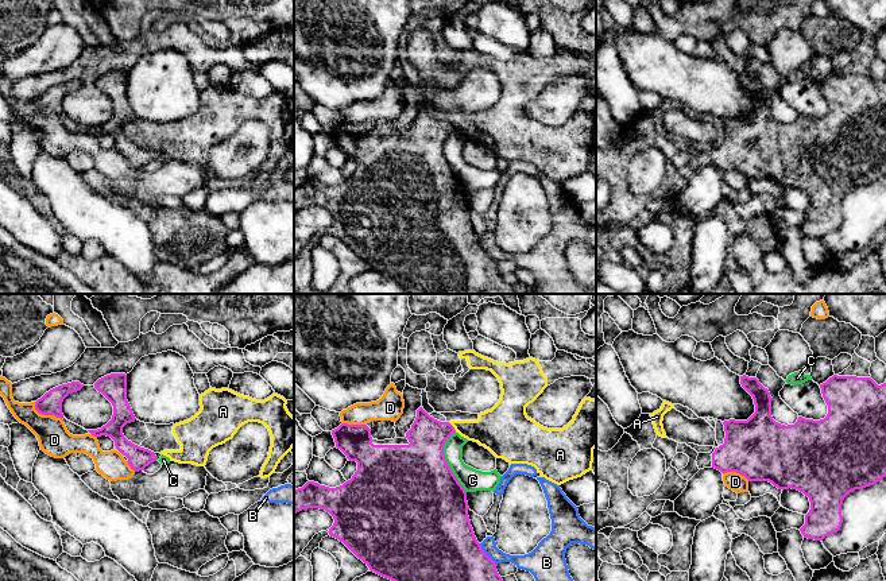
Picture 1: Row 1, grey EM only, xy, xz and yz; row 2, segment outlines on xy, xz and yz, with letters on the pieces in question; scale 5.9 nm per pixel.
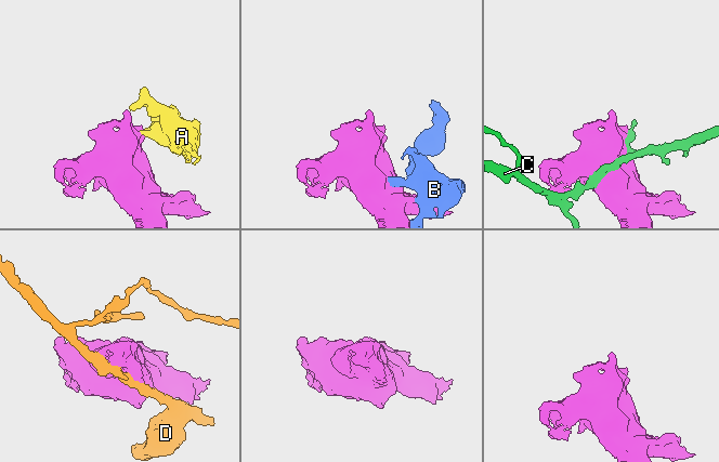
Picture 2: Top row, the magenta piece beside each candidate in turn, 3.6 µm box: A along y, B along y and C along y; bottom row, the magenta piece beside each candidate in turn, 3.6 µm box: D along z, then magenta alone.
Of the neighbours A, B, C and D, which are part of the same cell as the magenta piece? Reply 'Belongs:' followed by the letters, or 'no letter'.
Belongs: no letter

